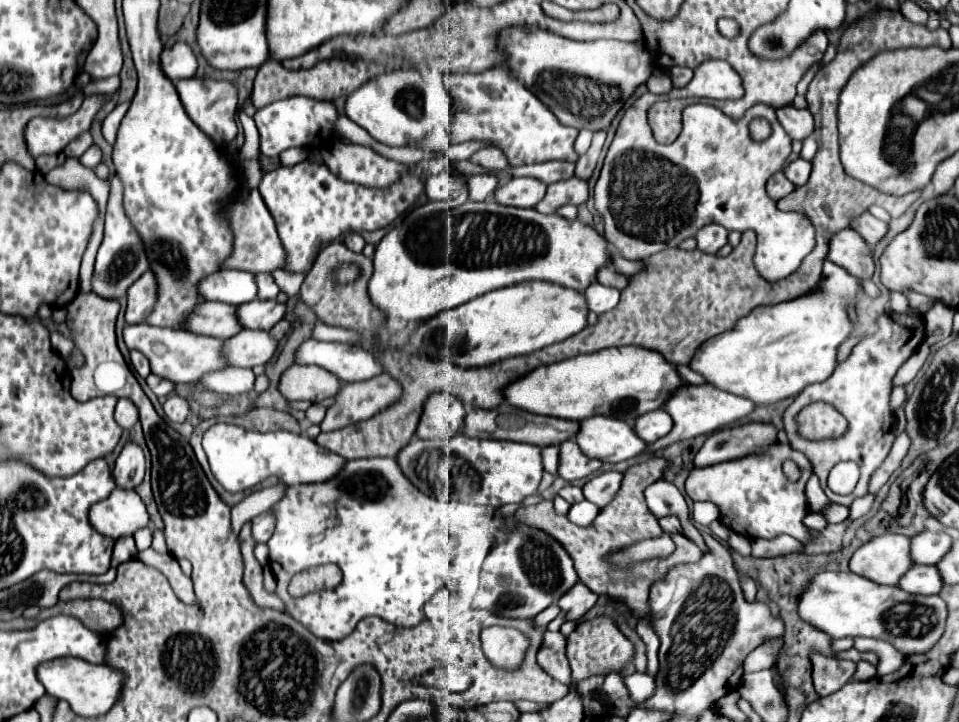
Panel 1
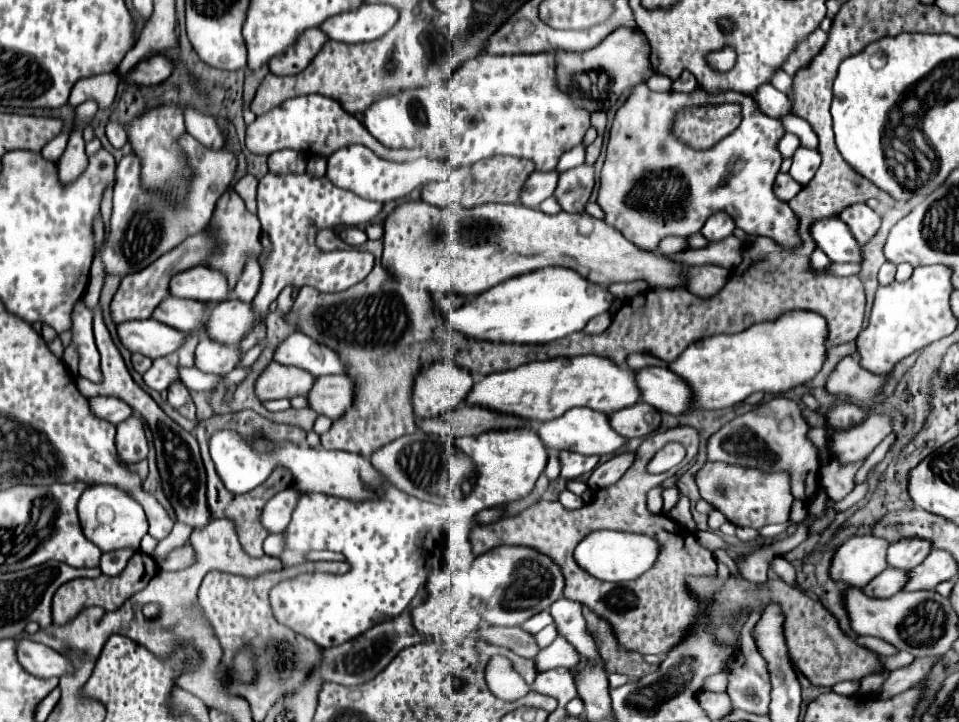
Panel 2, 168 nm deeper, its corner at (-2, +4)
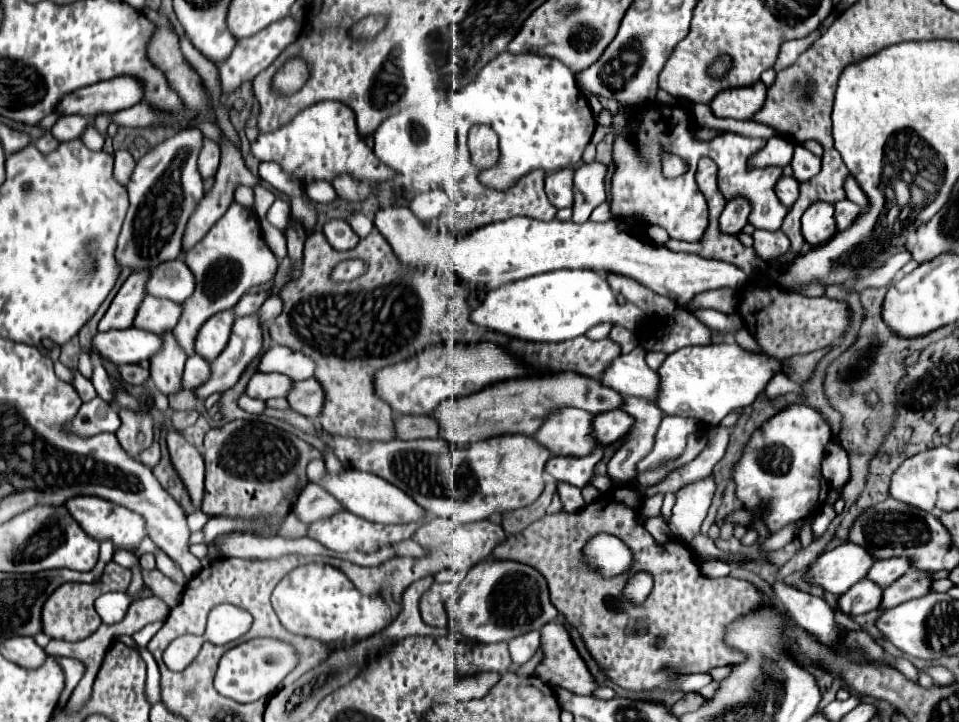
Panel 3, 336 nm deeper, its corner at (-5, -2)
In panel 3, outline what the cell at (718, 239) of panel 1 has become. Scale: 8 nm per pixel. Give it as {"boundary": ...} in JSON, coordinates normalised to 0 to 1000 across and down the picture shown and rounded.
{"boundary":[[[764,273],[758,278],[750,312],[754,323],[773,323],[773,317],[779,312],[779,301],[783,295],[783,281],[777,273]]]}

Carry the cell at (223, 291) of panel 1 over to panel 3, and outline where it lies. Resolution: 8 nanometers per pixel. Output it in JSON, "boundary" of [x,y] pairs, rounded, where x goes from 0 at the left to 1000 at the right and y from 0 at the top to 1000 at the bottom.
{"boundary":[[[191,359],[172,361],[170,367],[160,370],[151,392],[151,403],[155,409],[178,414],[182,420],[191,420],[195,411],[199,411],[201,400],[203,384]]]}

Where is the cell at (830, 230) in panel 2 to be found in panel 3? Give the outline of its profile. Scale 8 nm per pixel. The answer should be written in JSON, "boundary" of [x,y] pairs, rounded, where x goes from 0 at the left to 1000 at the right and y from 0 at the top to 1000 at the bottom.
{"boundary":[[[850,278],[835,301],[837,309],[837,328],[844,339],[856,339],[860,331],[873,323],[871,303],[869,303],[869,284],[860,278]]]}

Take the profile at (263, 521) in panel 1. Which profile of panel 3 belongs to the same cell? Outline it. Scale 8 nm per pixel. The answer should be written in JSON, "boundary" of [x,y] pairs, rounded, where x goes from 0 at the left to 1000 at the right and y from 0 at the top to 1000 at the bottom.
{"boundary":[[[322,669],[312,686],[312,694],[306,702],[306,708],[310,711],[310,716],[314,716],[314,722],[326,724],[333,719],[341,719],[347,711],[356,711],[360,708],[360,702],[353,699],[353,694],[347,686],[343,686],[339,675]]]}

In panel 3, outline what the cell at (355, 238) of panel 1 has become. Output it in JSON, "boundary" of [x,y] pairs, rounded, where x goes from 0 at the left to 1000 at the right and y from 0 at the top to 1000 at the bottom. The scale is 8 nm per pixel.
{"boundary":[[[343,303],[339,312],[337,312],[337,325],[341,328],[343,339],[351,348],[362,348],[362,345],[368,345],[374,334],[374,328],[370,325],[370,320],[364,314],[362,306],[358,303]]]}

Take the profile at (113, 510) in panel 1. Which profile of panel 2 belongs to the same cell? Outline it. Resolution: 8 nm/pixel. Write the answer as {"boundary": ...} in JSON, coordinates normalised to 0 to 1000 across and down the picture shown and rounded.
{"boundary":[[[98,672],[90,677],[81,697],[81,716],[88,741],[98,749],[98,755],[102,755],[106,763],[119,763],[129,758],[144,760],[148,744],[154,738],[154,722],[148,699],[136,683],[119,672]]]}

